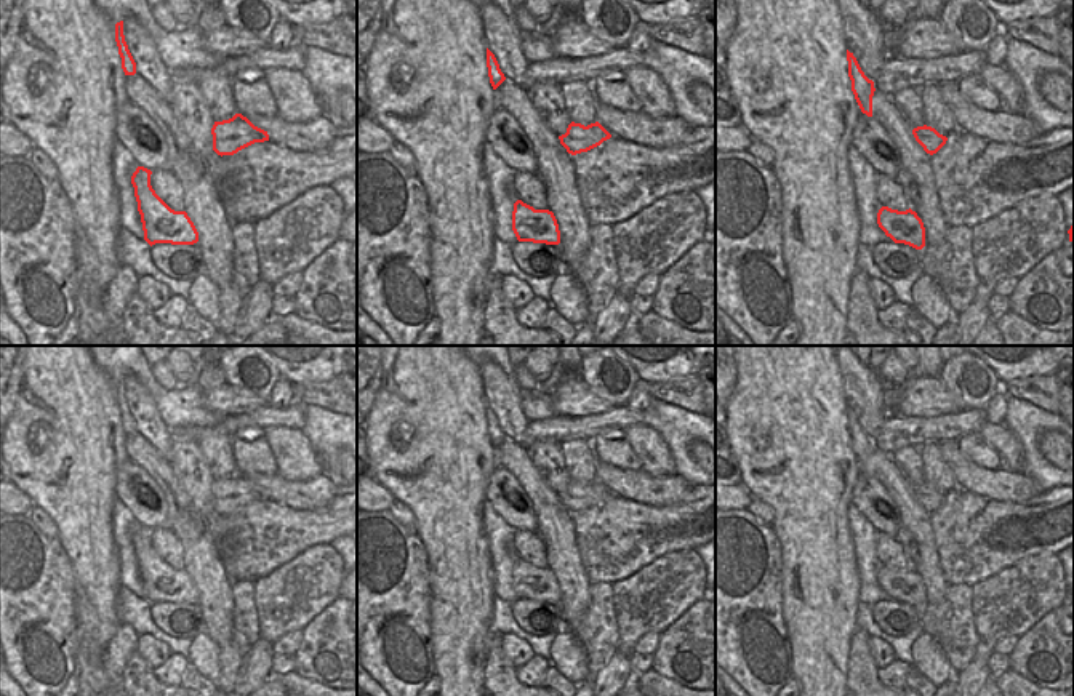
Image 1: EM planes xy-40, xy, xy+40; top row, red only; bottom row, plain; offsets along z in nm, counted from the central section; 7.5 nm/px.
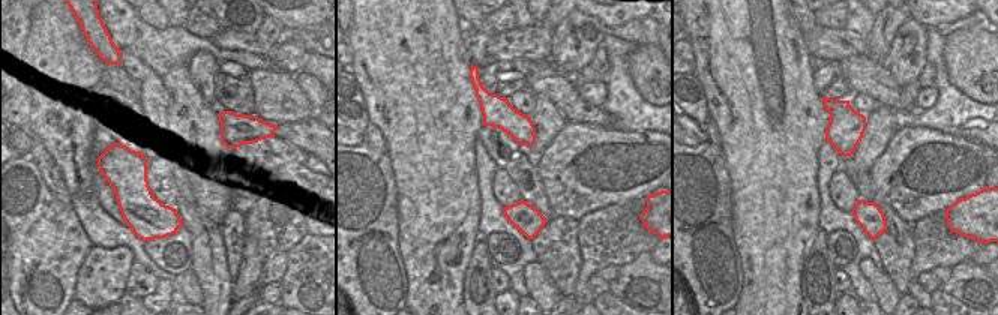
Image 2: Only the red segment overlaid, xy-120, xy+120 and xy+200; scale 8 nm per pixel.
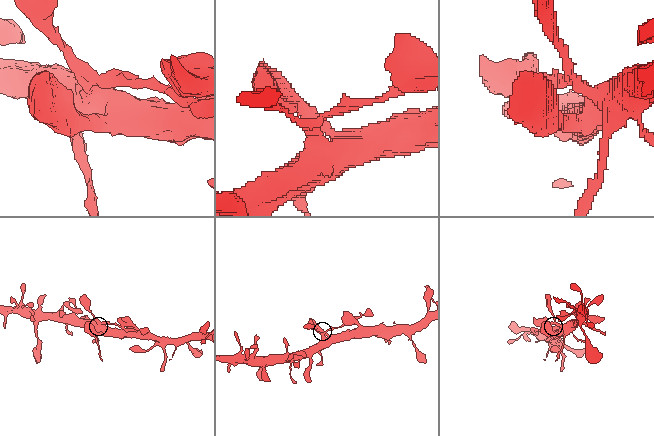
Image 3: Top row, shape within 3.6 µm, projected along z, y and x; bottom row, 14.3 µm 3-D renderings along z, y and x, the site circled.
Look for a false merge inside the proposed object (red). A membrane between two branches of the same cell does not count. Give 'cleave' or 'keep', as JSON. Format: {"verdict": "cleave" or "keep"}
{"verdict": "cleave"}

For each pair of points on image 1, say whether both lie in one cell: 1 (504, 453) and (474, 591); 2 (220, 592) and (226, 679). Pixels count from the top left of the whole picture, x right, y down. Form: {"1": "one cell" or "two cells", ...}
{"1": "two cells", "2": "one cell"}

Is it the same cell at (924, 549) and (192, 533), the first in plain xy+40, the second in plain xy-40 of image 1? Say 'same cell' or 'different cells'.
same cell

